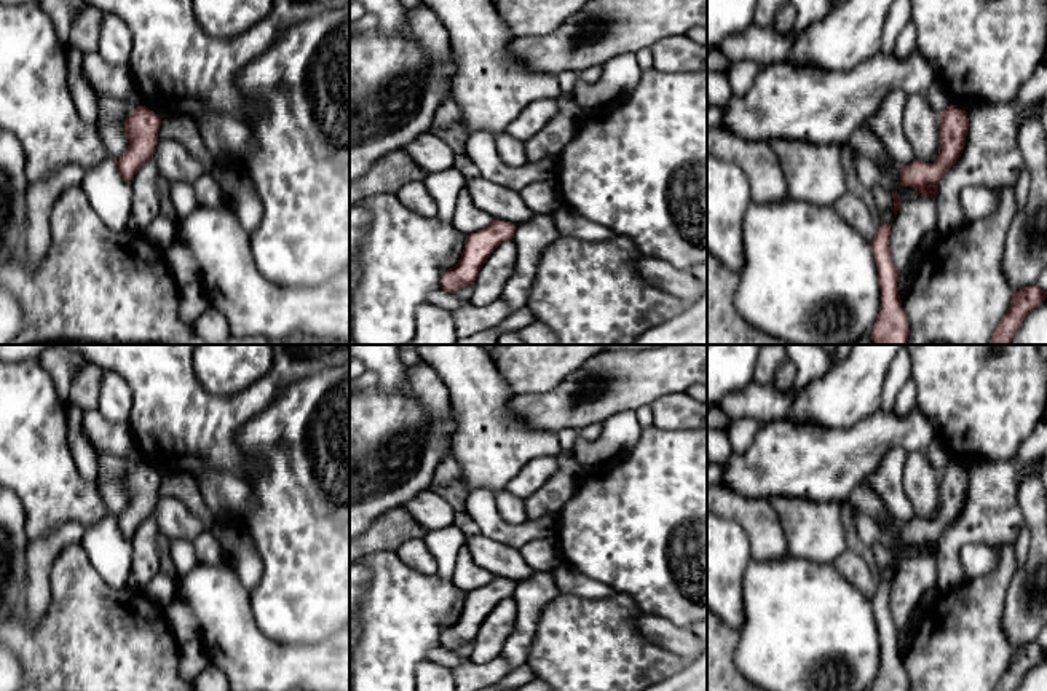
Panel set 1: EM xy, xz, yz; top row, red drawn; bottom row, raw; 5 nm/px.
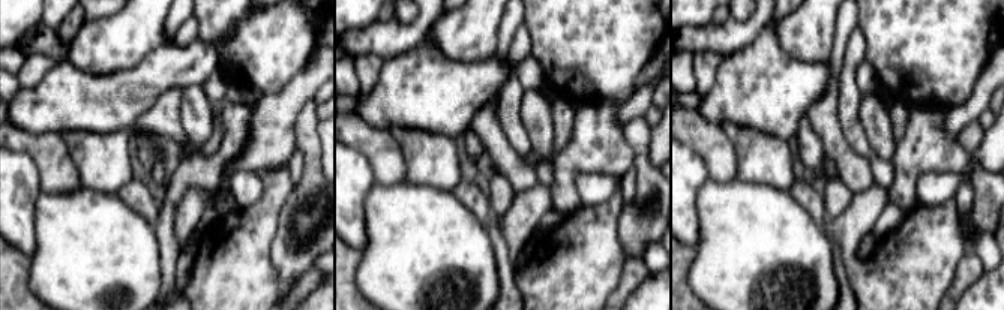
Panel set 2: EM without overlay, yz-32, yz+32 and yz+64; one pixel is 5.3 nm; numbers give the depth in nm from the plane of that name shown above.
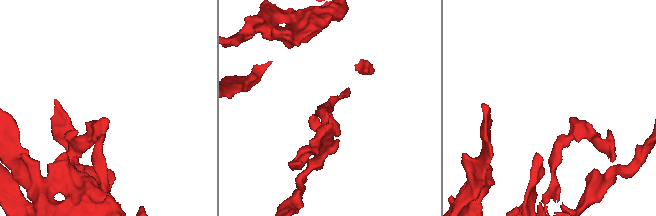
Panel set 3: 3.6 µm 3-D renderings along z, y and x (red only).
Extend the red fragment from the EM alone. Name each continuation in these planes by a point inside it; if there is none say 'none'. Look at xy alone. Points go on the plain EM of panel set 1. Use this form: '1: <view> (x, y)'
none

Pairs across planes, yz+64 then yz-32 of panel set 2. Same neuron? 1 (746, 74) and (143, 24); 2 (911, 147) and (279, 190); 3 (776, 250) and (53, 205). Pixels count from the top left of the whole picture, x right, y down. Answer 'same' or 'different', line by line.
1: different
2: different
3: same

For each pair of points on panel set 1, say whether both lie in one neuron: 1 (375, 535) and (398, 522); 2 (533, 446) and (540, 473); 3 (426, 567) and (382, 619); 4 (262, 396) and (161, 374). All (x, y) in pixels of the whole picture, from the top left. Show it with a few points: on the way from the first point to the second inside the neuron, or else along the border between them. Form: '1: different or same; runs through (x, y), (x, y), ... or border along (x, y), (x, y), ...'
1: same; runs through (380, 535), (385, 535), (393, 527)
2: different; border along (557, 455), (535, 457), (509, 482)
3: different; border along (395, 552), (418, 572), (436, 573)
4: same; runs through (237, 406), (193, 406), (187, 399)

